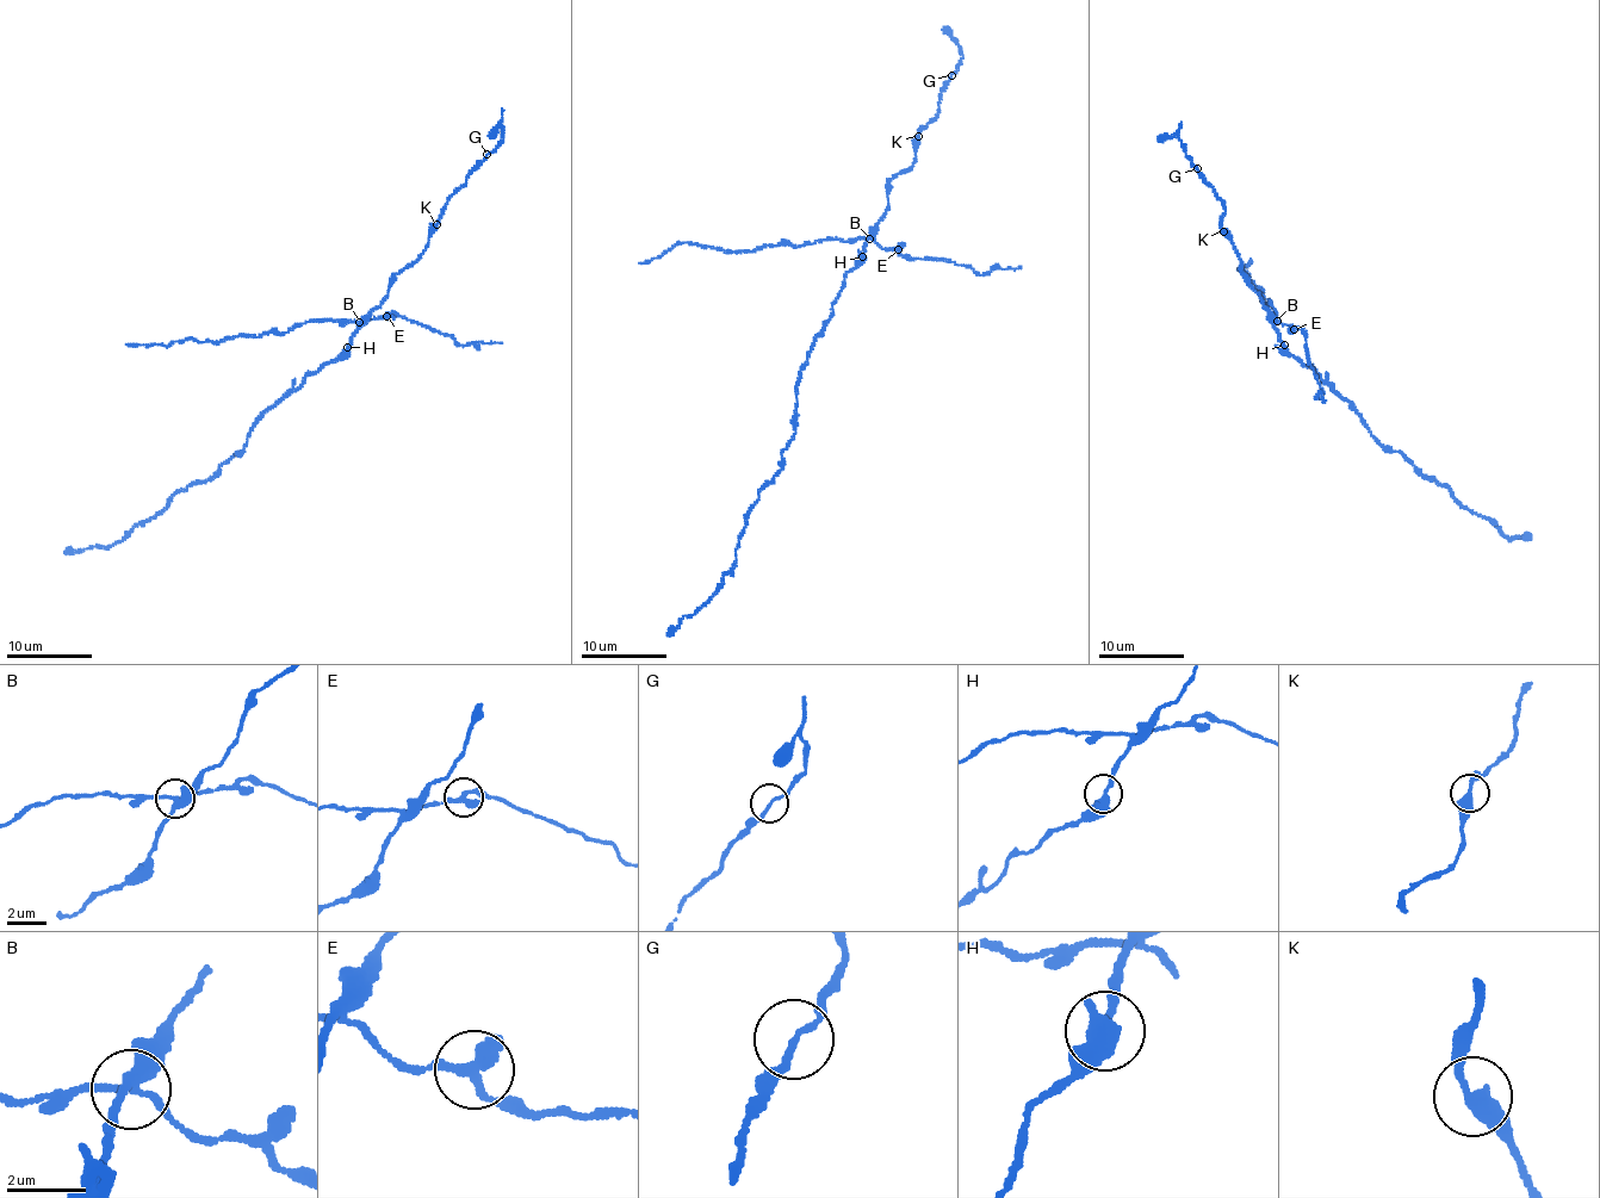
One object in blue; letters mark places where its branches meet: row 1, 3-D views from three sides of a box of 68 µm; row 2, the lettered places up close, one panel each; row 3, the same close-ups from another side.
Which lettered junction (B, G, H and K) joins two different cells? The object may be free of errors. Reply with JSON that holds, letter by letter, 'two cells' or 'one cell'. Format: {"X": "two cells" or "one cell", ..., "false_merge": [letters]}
{"B": "two cells", "G": "one cell", "H": "one cell", "K": "one cell", "false_merge": ["B"]}

